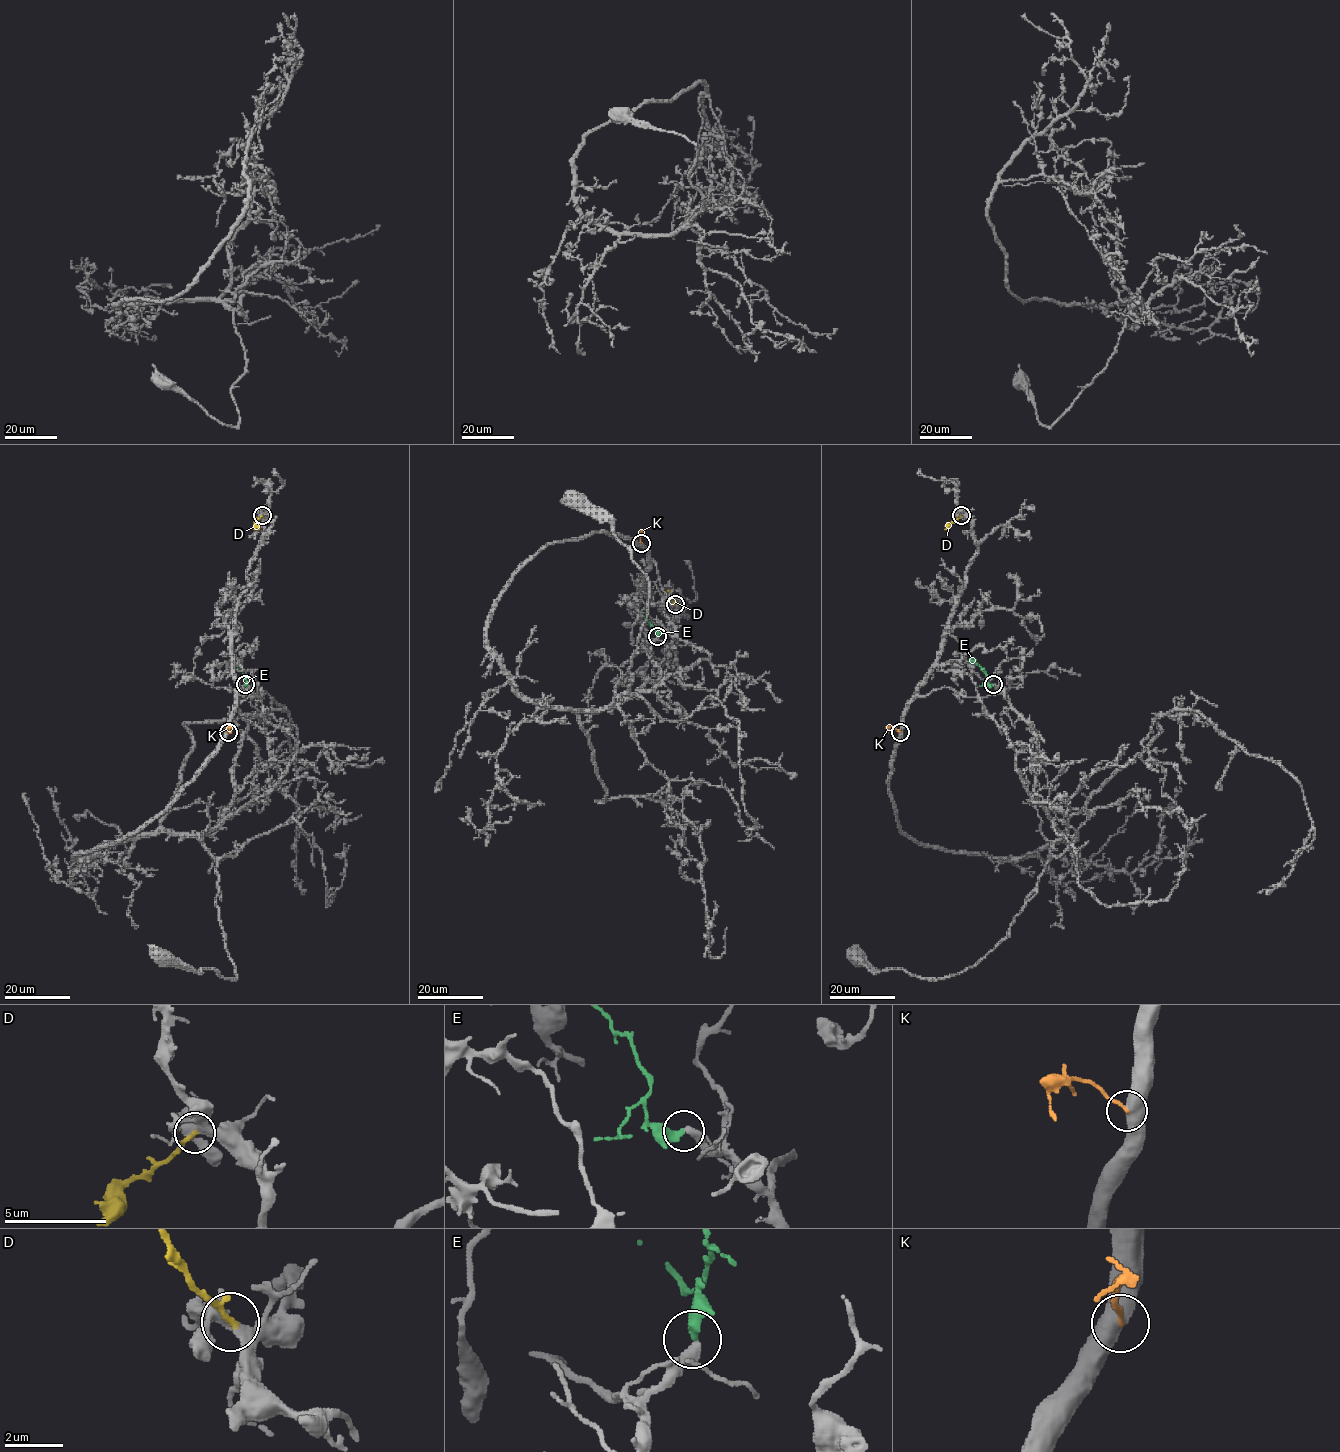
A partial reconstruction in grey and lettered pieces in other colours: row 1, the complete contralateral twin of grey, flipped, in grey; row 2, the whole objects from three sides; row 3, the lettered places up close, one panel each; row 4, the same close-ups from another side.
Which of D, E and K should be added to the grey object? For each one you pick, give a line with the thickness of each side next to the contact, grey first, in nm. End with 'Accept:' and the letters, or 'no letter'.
D: Thickness 340 nm (grey) against 240 nm
E: Thickness 420 nm (grey) against 340 nm
Accept: D, E

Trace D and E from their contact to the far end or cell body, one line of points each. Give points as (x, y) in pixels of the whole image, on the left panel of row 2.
D: (262, 515), (254, 523), (259, 529)
E: (244, 684), (243, 671), (233, 657)

